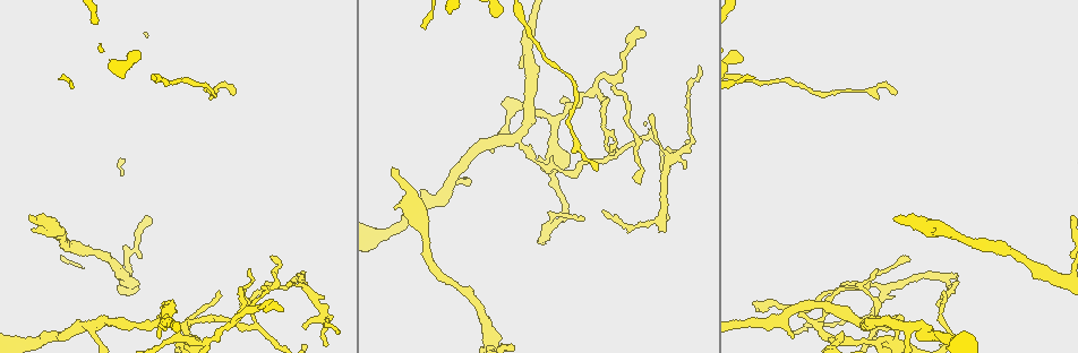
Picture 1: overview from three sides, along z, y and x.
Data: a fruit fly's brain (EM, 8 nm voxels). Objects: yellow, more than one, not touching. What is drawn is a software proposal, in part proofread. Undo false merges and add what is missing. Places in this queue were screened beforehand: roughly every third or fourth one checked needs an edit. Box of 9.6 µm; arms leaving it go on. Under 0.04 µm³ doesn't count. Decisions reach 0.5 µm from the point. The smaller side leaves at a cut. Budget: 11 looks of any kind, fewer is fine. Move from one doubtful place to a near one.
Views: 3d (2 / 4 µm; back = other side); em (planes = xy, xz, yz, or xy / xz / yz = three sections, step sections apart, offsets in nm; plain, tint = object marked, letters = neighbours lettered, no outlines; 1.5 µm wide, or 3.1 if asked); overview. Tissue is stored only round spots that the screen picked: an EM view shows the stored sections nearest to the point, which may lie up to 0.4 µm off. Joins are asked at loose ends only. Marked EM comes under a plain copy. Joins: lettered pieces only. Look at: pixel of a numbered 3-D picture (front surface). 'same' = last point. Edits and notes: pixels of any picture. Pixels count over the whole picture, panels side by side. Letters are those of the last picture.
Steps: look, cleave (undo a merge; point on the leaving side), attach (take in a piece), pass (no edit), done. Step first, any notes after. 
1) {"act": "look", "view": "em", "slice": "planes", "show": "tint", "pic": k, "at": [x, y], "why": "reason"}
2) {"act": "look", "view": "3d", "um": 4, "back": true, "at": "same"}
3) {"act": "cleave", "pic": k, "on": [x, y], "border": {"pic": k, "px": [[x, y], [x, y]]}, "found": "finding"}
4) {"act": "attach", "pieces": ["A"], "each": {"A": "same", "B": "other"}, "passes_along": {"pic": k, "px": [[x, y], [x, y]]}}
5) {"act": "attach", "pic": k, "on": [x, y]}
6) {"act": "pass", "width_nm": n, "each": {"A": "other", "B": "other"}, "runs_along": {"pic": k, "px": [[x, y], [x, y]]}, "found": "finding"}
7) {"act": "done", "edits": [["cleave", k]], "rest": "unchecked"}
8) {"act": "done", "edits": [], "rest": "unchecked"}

{"act": "look", "view": "em", "slice": "planes", "show": "tint", "pic": 1, "at": [844, 338], "why": "three-way junction"}

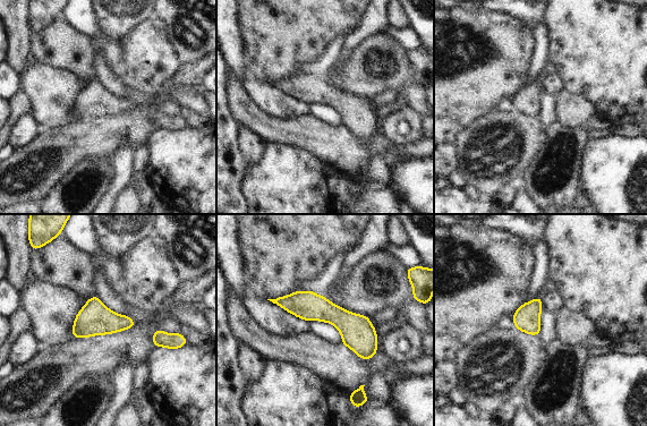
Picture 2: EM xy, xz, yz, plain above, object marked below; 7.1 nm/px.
{"act": "look", "view": "em", "slice": "planes", "show": "letters", "at": "same"}

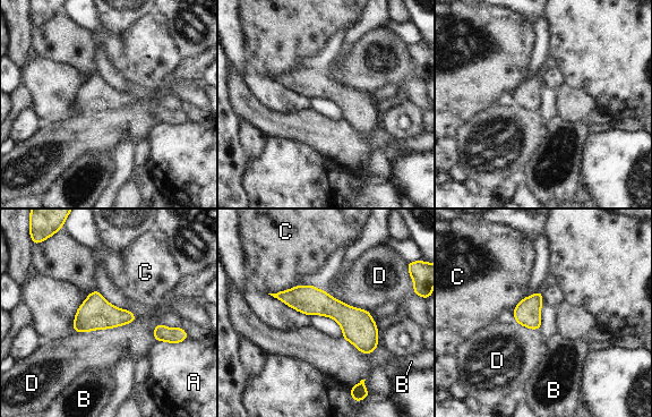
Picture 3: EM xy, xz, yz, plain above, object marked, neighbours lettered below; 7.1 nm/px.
{"act": "pass", "each": {"A": "other", "B": "other", "C": "other", "D": "other"}, "border": {"pic": 3, "px": [[137, 317], [111, 328], [75, 332]]}, "found": "all the same neuron"}

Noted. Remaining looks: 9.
{"act": "look", "view": "3d", "um": 2, "pic": 1, "at": [895, 217], "why": "branch stops here"}

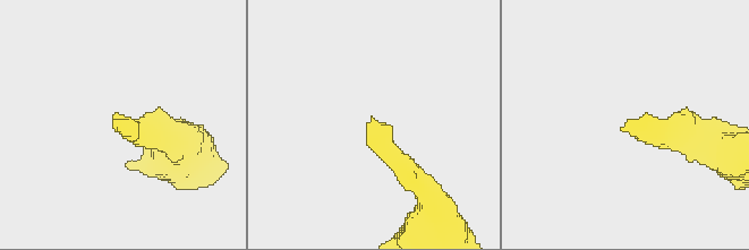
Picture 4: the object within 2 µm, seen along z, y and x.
{"act": "look", "view": "em", "um": 3.1, "slice": "planes", "show": "letters", "pic": 4, "at": [120, 127]}

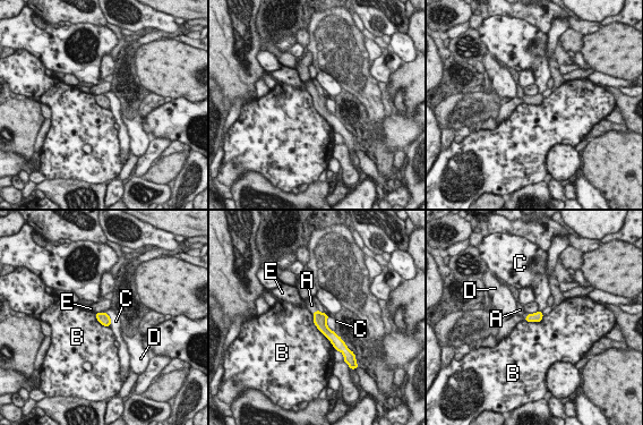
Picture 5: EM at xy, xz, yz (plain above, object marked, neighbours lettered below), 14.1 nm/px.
{"act": "attach", "pieces": ["A"], "each": {"A": "same", "B": "other", "C": "other", "D": "other", "E": "other"}, "passes_along": {"pic": 5, "px": [[537, 316], [526, 317], [520, 309]]}, "found": "the neuron continues"}

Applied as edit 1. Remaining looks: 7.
{"act": "look", "view": "overview", "why": "see it whole again"}

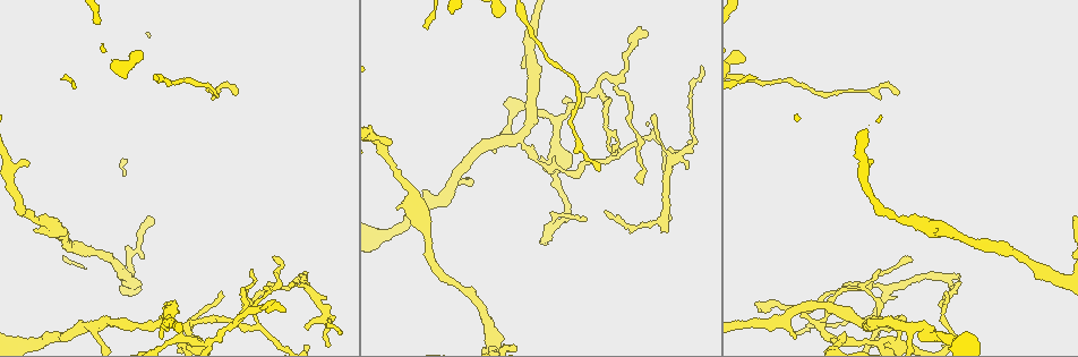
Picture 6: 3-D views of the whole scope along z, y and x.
{"act": "look", "view": "em", "slice": "yz", "step": 4, "show": "letters", "pic": 6, "at": [306, 329], "why": "tapers out"}

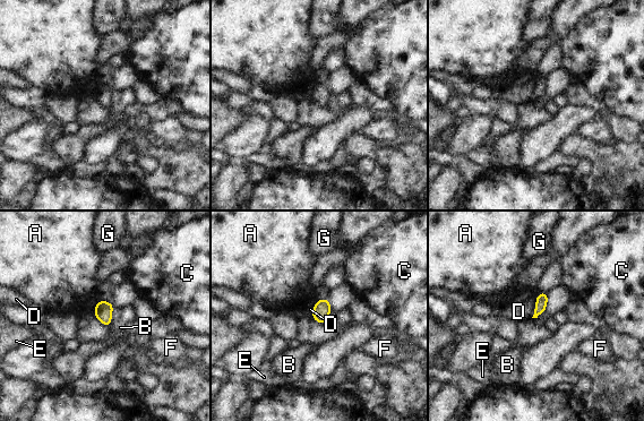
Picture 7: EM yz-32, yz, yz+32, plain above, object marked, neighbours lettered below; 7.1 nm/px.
{"act": "look", "view": "em", "slice": "planes", "show": "letters", "at": "same", "why": "cut it another way"}

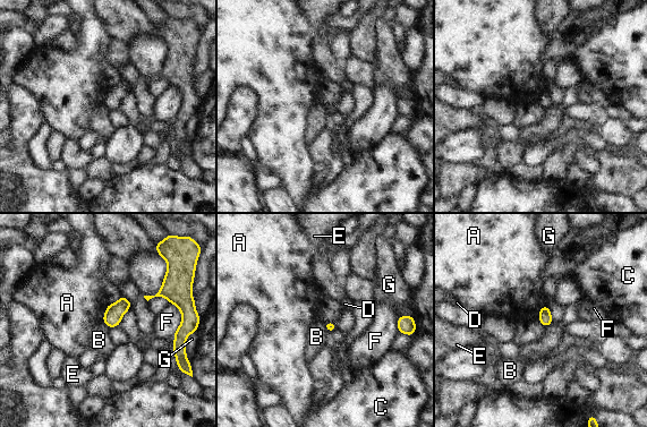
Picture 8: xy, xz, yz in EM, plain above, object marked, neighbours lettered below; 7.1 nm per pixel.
{"act": "pass", "each": {"A": "other", "B": "other", "C": "other", "D": "other", "E": "other", "F": "other", "G": "other"}, "border": {"pic": 8, "px": [[323, 323], [328, 332]]}, "found": "none of them fits"}

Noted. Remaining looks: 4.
{"act": "look", "view": "3d", "um": 2, "pic": 6, "at": [796, 333], "why": "thin end"}

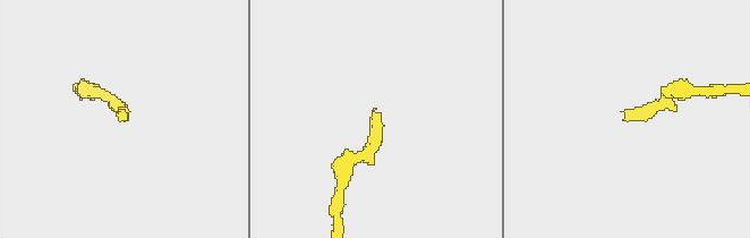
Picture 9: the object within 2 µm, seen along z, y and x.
{"act": "look", "view": "em", "slice": "xy", "step": 8, "show": "letters", "pic": 9, "at": [379, 113]}

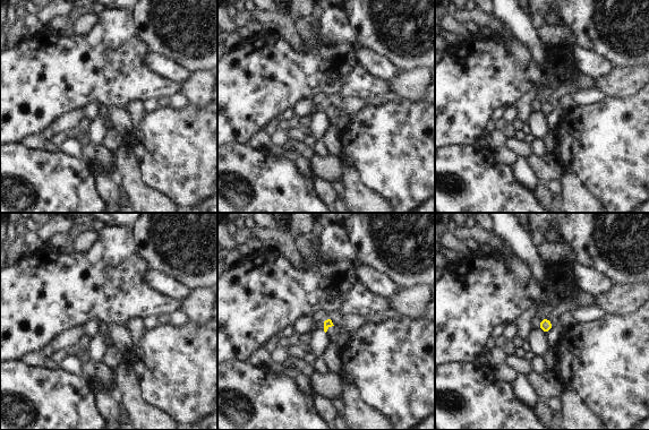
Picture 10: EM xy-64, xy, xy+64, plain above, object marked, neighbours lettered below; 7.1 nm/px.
{"act": "look", "view": "em", "slice": "planes", "show": "letters", "at": "same", "why": "cut it another way"}

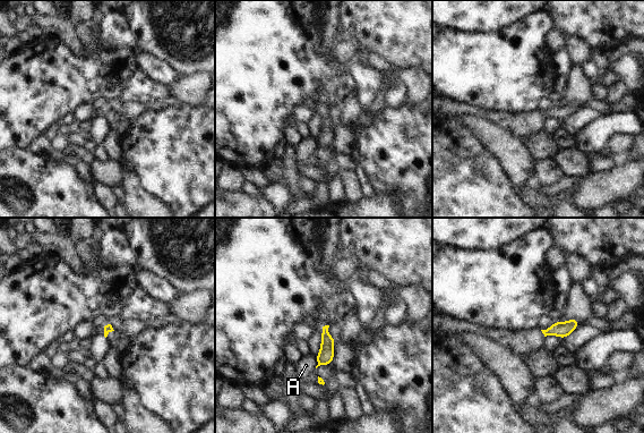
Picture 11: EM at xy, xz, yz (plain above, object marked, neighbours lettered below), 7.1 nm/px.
{"act": "pass", "each": {"A": "other"}, "found": "no lettered piece goes on from it"}

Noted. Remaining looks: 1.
{"act": "done", "edits": [["attach", 5]], "rest": "unchecked"}

